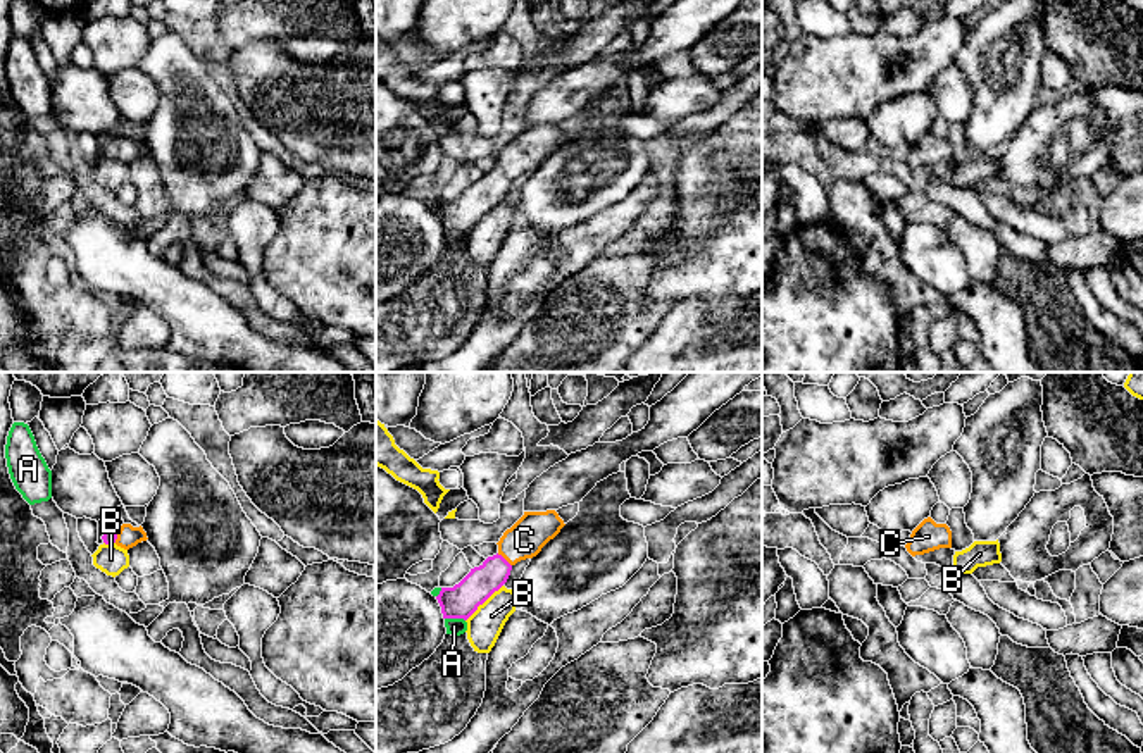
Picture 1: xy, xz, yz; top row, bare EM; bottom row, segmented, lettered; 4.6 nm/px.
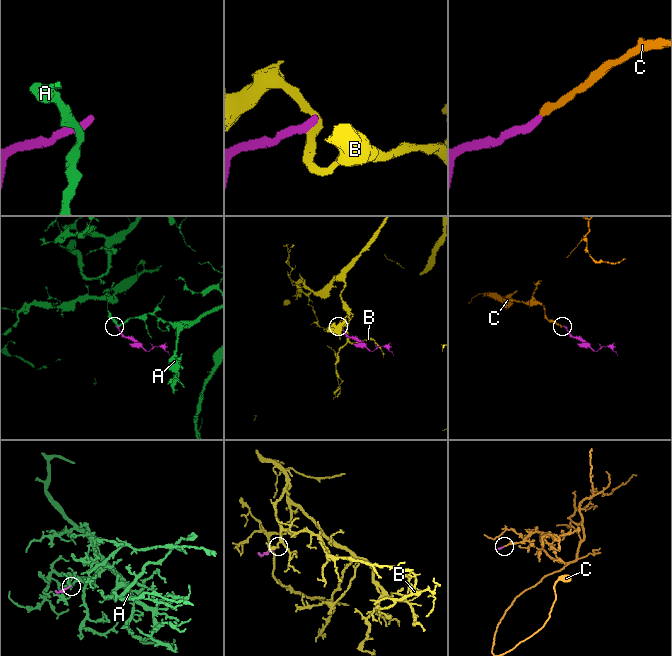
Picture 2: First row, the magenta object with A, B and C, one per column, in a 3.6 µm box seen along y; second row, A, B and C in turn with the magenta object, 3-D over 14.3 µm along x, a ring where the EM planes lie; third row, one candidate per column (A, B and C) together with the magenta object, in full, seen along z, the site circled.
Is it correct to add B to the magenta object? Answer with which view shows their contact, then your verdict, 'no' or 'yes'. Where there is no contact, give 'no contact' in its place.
xz | no

